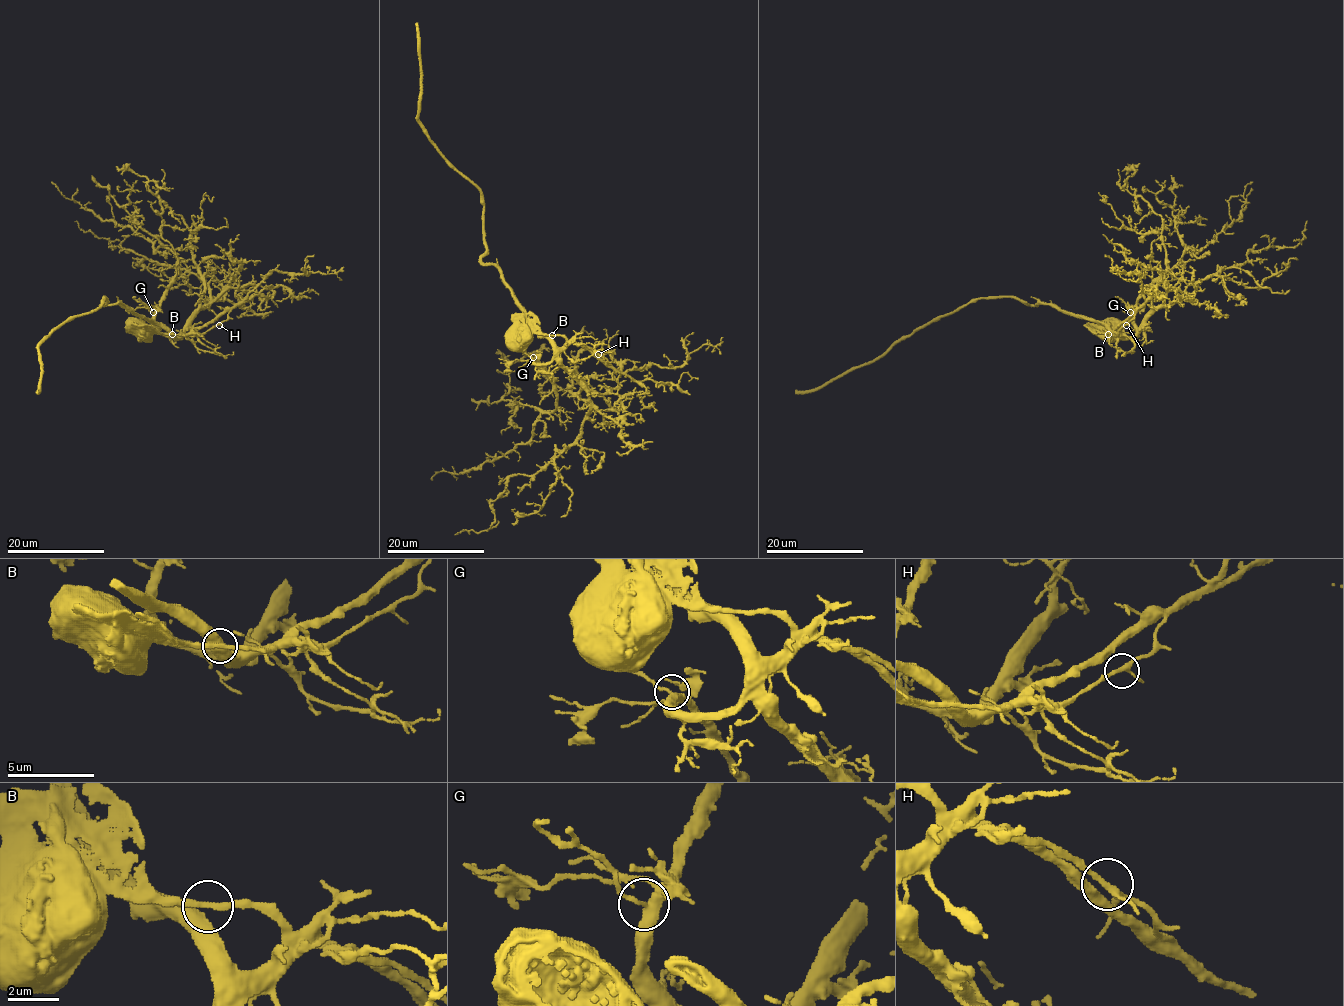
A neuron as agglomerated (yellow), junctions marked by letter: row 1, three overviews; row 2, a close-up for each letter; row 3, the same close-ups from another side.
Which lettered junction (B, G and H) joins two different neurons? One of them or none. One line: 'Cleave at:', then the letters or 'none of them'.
Cleave at: none of them

